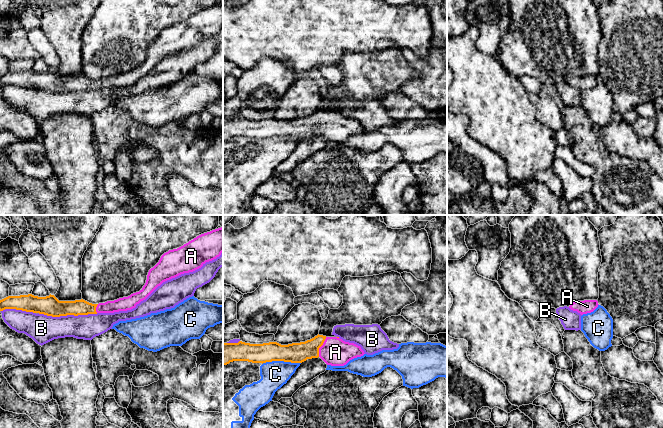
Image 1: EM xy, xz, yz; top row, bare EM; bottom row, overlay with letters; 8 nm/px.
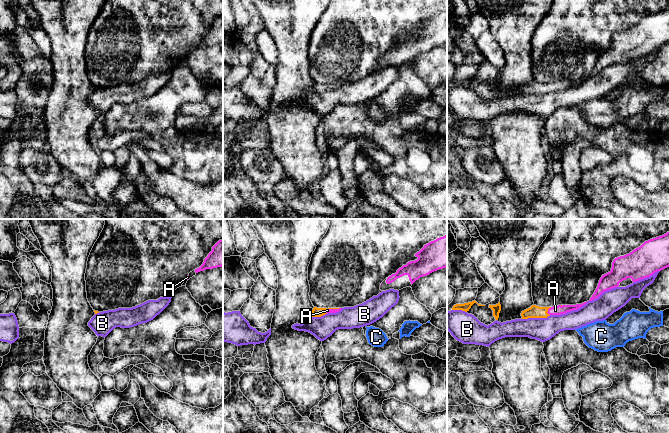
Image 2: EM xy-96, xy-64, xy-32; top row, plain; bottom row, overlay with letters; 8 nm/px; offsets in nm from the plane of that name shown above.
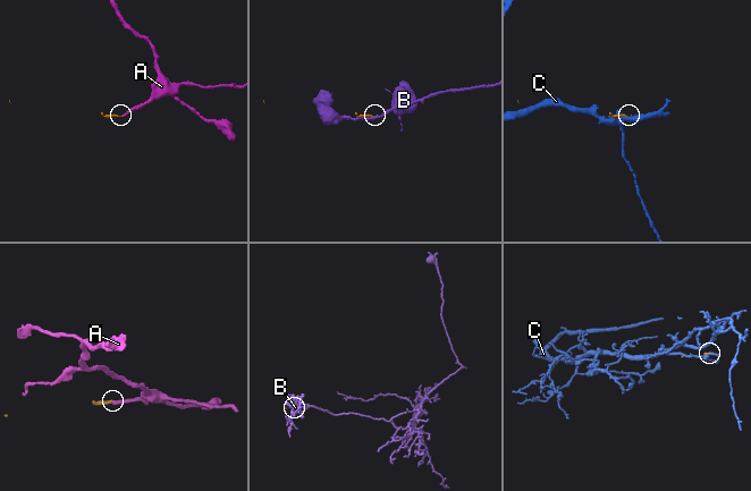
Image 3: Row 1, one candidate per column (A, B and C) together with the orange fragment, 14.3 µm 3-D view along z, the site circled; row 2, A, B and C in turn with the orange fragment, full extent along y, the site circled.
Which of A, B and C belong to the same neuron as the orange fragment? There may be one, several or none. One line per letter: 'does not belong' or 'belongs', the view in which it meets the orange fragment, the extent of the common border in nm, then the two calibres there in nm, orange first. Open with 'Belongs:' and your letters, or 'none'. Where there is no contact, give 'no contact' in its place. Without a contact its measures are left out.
Belongs: A
A: belongs; contact in xz; length 170 nm; calibres 160 and 220 nm
B: does not belong; contact in xy; length 480 nm; calibres 160 and 220 nm
C: does not belong; contact in xz; length 320 nm; calibres 160 and 220 nm

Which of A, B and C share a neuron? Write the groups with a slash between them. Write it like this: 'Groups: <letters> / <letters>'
Groups: A / B / C

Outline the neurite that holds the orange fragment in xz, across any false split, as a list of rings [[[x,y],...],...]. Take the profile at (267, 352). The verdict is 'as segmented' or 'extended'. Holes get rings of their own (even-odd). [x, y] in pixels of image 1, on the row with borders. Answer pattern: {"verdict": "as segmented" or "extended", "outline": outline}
{"verdict": "extended", "outline": [[[317,335],[300,343],[281,345],[277,342],[263,344],[223,343],[223,365],[233,361],[266,363],[284,361],[302,363],[307,359],[320,357],[327,365],[344,366],[350,360],[365,353],[360,346],[345,342],[337,337]]]}

